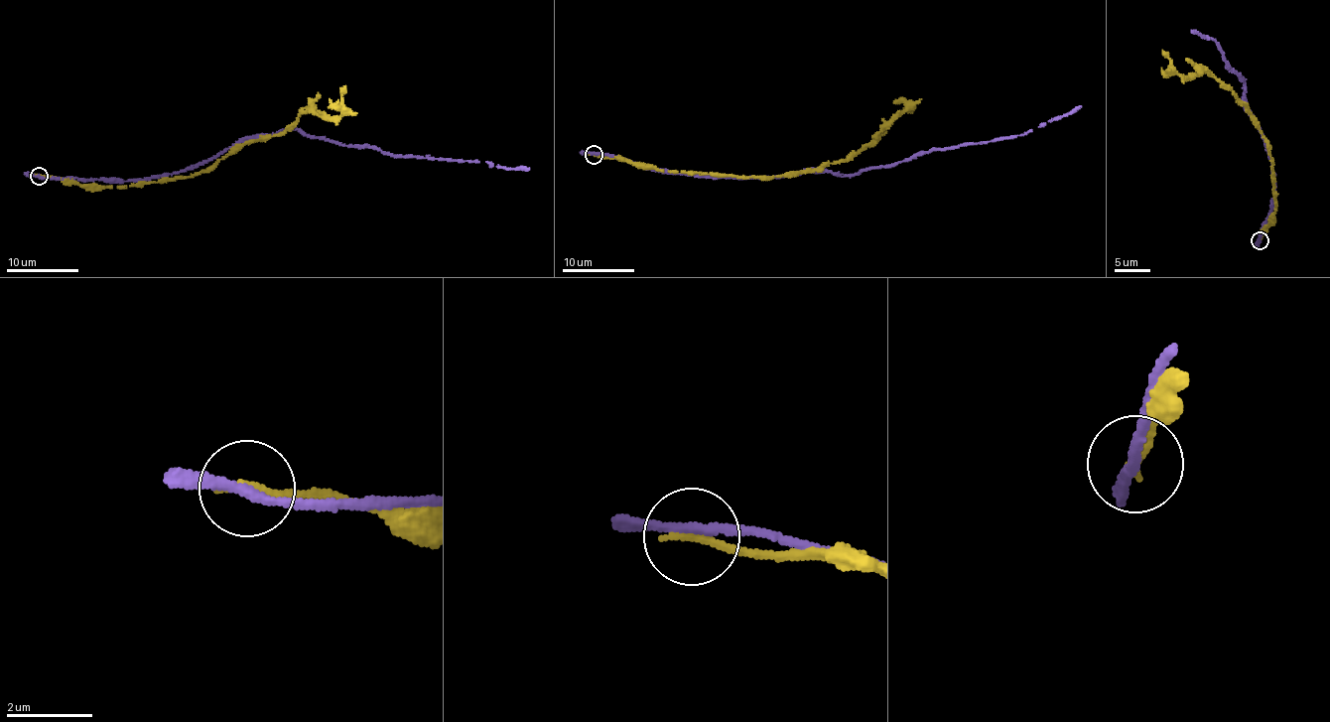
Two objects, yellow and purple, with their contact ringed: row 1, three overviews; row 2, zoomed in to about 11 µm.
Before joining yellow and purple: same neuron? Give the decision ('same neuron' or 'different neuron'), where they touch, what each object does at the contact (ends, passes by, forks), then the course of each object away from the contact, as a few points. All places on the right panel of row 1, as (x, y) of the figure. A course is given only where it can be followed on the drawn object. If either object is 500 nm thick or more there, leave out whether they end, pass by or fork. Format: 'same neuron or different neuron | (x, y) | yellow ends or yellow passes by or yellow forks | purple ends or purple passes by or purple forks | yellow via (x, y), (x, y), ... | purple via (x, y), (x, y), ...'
different neuron | (1260, 240) | yellow ends | purple passes by | yellow via (1259, 239), (1275, 212), (1268, 142), (1234, 93), (1202, 71), (1186, 76), (1175, 73), (1162, 50) | purple via (1259, 239), (1274, 197), (1265, 143), (1246, 107), (1242, 76), (1240, 79), (1227, 65), (1215, 39), (1191, 32)

